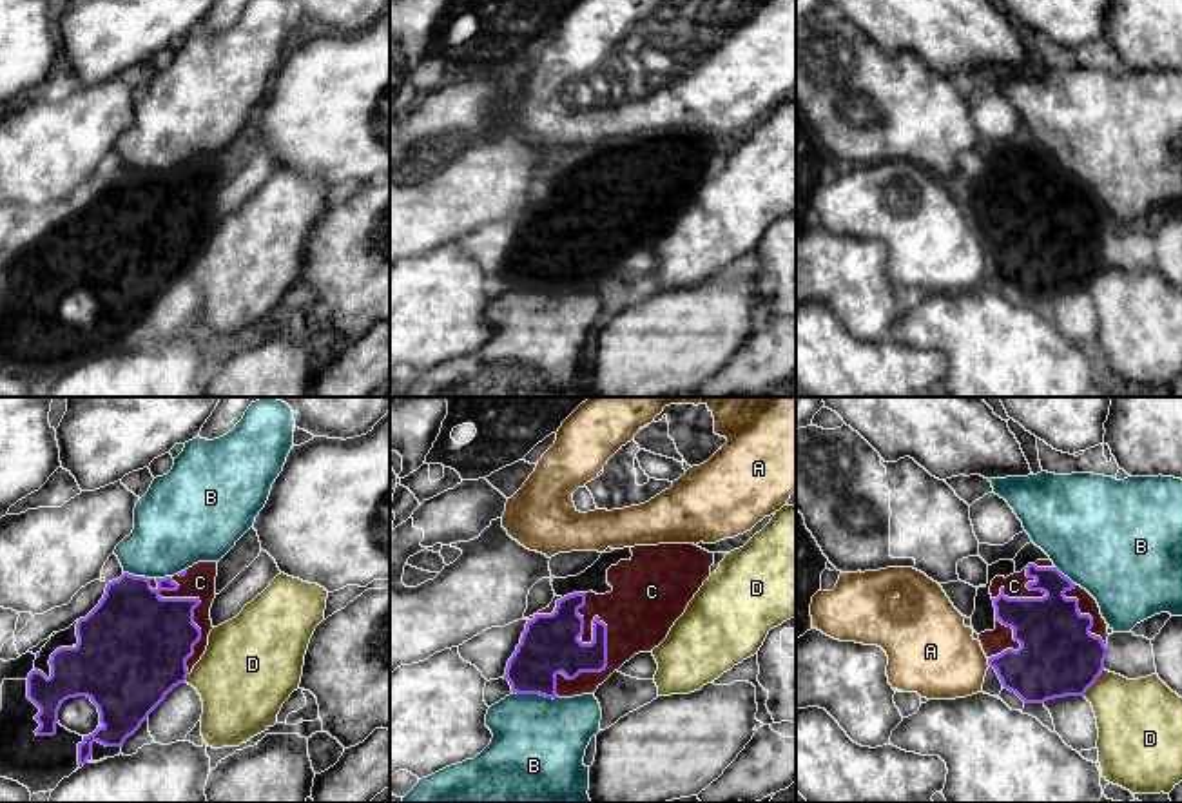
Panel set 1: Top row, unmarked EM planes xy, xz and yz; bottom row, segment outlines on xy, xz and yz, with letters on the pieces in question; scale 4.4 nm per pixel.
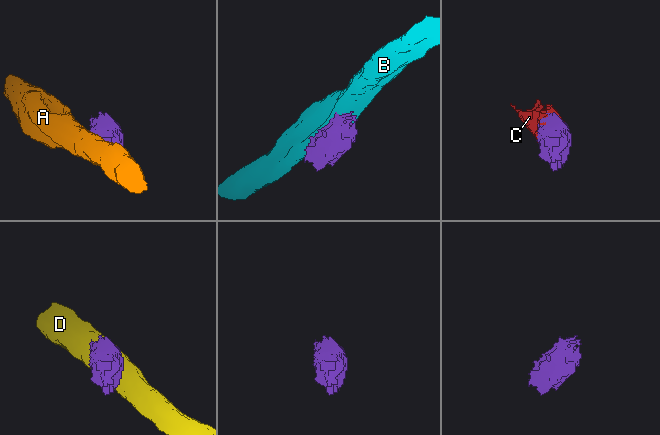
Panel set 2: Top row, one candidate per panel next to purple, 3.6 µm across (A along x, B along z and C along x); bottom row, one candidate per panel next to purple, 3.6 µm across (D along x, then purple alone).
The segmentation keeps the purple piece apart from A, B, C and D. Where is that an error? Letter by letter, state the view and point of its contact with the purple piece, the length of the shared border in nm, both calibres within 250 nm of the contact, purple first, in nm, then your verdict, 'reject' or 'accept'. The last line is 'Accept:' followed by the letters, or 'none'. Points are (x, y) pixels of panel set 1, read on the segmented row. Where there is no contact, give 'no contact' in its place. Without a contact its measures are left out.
A: yz (988, 662) | 40 nm | 280/380 nm | reject
B: xz (535, 693) | 200 nm | 260/420 nm | reject
C: xy (194, 608) | 460 nm | 380/140 nm | accept
D: yz (1095, 680) | 160 nm | 360/360 nm | reject
Accept: C

